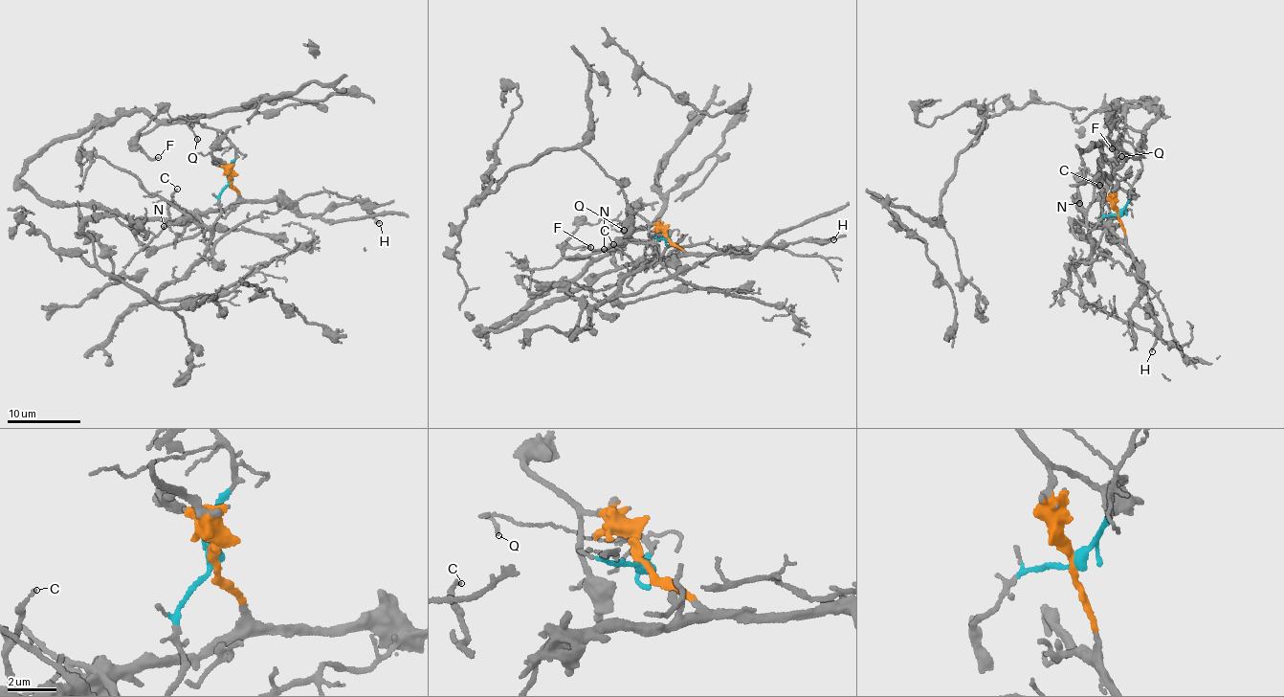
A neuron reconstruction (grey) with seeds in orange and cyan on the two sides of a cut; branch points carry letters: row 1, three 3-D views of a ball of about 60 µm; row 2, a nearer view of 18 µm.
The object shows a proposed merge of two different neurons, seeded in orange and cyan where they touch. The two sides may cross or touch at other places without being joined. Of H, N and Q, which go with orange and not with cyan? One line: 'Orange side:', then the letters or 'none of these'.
Orange side: H

